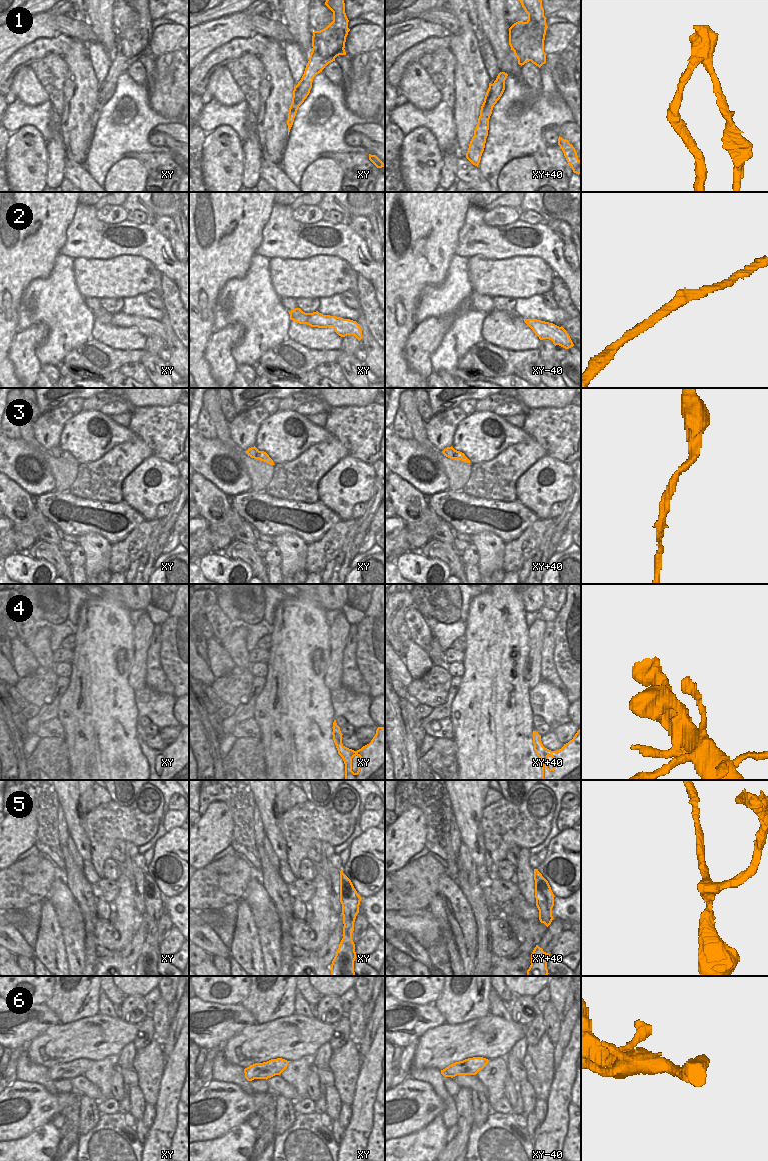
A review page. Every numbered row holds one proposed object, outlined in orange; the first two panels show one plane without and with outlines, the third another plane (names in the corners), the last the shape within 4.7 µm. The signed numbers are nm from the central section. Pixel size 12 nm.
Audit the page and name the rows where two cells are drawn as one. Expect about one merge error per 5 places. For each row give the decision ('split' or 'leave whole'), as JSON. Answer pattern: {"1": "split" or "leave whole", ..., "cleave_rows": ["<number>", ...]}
{"1": "split", "2": "leave whole", "3": "leave whole", "4": "leave whole", "5": "leave whole", "6": "leave whole", "cleave_rows": ["1"]}

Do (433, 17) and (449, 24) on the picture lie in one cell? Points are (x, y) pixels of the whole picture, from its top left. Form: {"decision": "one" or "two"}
{"decision": "one"}

